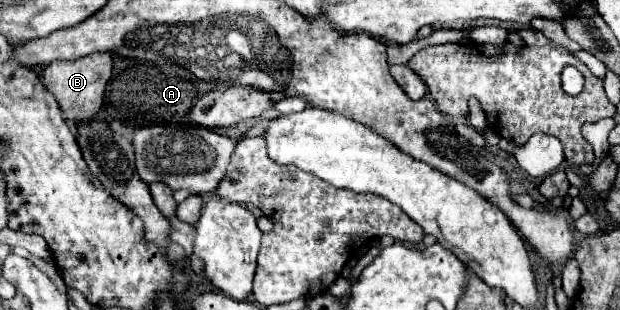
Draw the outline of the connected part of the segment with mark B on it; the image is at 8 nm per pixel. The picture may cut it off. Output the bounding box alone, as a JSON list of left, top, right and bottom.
[43,51,113,125]

